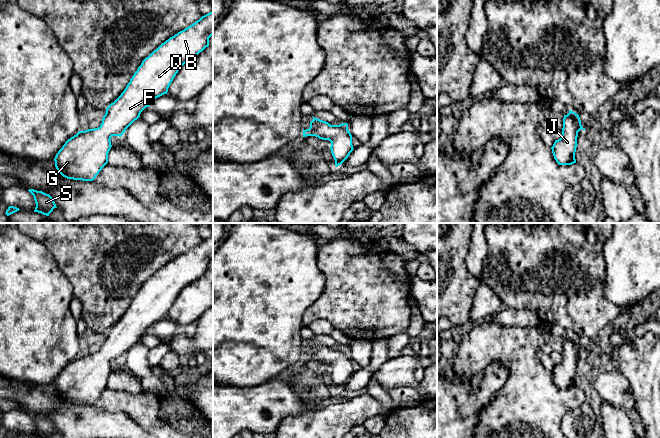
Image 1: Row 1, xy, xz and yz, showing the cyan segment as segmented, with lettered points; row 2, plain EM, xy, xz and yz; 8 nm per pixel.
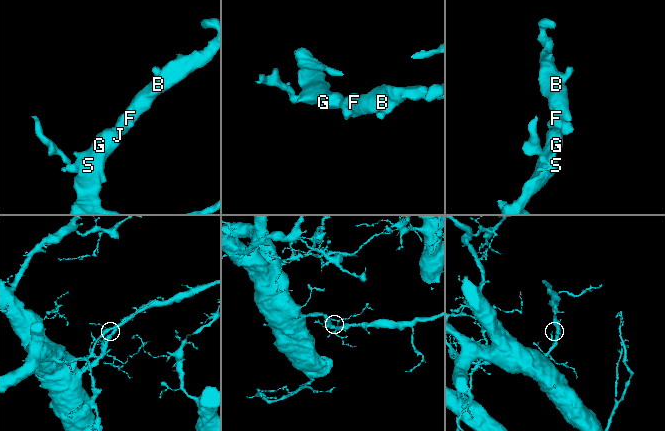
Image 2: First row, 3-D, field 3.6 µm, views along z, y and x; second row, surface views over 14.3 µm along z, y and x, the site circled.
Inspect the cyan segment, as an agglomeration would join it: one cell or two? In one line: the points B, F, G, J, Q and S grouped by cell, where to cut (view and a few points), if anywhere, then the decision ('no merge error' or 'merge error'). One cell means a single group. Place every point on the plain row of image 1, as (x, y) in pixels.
groups B F G J Q S; cut none; no merge error

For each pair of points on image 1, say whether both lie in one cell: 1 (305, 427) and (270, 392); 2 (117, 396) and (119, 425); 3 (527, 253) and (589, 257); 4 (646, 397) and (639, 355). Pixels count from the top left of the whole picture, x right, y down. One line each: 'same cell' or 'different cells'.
1: different cells
2: different cells
3: same cell
4: same cell

